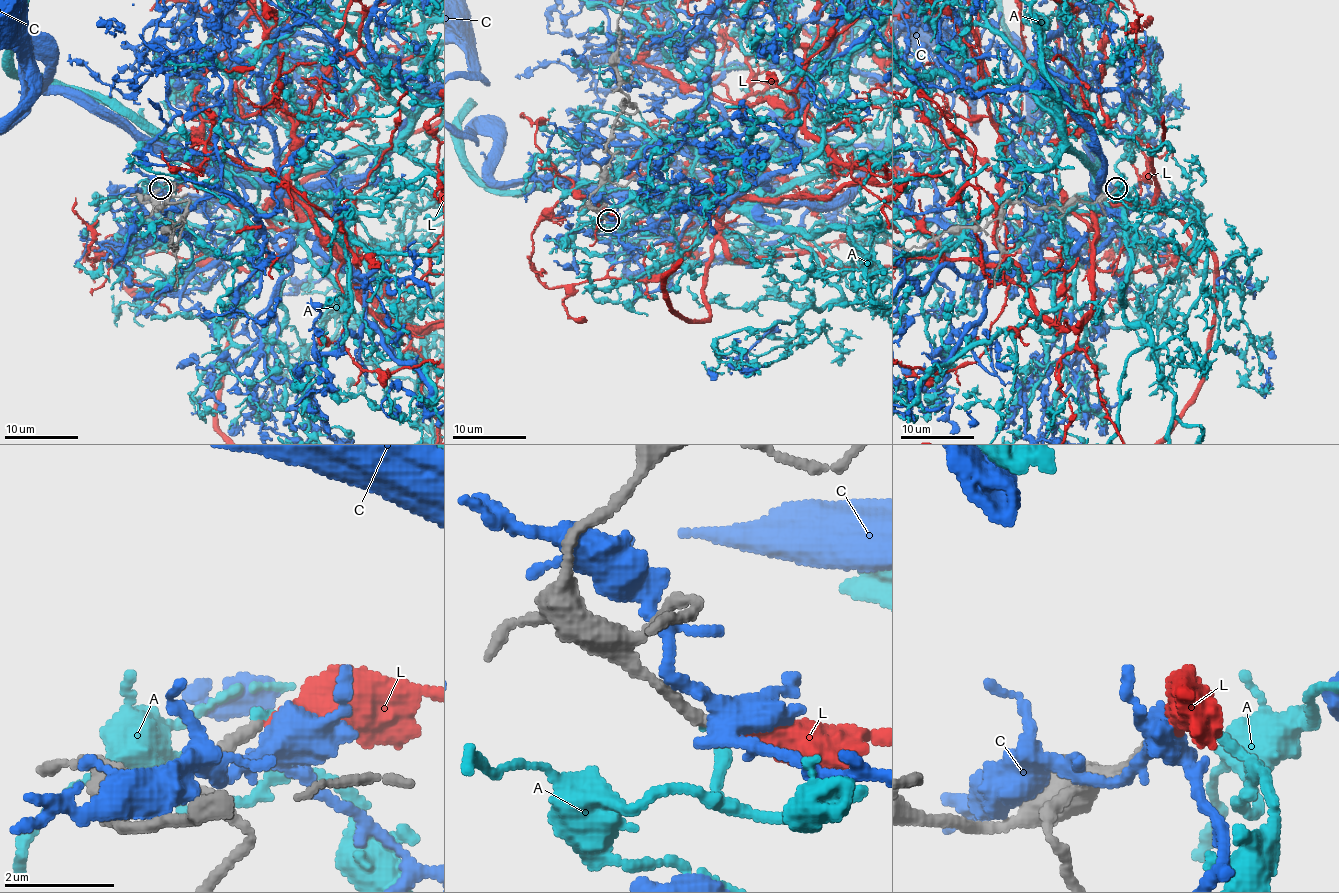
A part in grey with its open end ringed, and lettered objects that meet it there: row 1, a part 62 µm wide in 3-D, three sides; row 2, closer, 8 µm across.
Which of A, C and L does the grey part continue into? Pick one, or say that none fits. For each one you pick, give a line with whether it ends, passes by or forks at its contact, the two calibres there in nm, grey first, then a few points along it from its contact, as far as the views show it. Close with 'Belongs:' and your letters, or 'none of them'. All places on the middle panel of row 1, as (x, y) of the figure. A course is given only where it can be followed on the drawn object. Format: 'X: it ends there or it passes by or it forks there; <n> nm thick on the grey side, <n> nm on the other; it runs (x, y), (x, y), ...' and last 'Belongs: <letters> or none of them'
L: it ends there; 240 nm thick on the grey side, 320 nm on the other; it runs (607, 219), (666, 221), (708, 181), (743, 196), (708, 319), (664, 278), (741, 190), (736, 107)
Belongs: L

